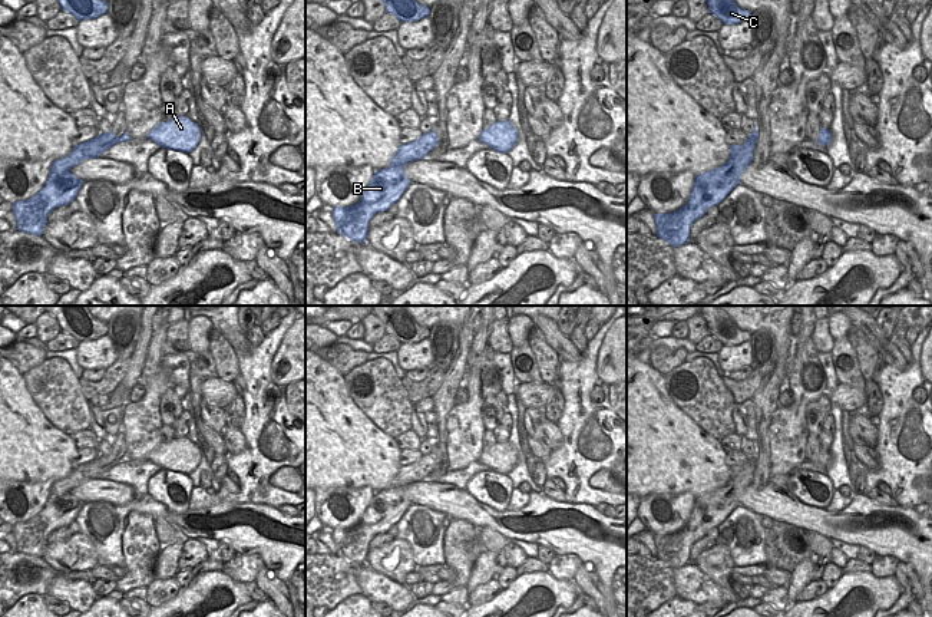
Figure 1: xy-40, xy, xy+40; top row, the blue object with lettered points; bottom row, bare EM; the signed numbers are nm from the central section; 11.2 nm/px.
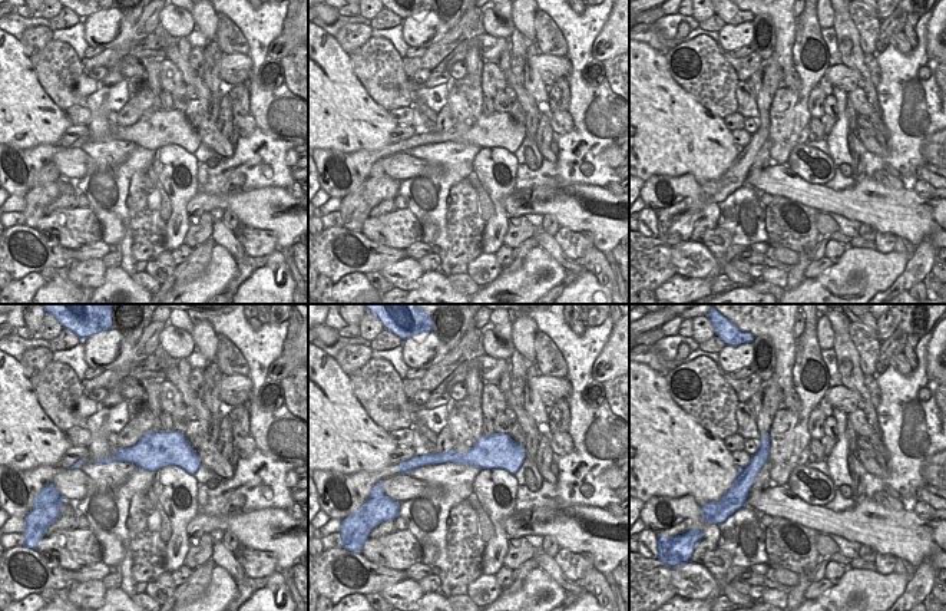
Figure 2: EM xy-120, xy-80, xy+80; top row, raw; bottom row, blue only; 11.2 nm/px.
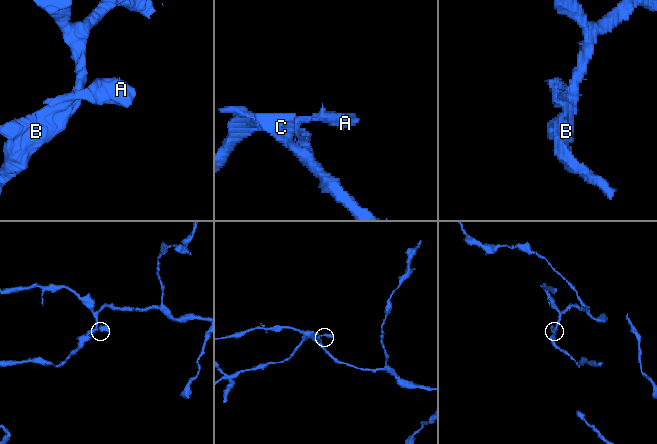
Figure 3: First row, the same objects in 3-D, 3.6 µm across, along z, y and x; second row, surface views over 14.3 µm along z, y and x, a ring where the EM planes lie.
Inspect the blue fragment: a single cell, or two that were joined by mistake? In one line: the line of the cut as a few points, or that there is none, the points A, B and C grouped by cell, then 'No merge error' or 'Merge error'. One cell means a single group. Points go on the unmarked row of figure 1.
Split along xy-40 (88, 462), (106, 471). Groups: A / B C. Merge error.

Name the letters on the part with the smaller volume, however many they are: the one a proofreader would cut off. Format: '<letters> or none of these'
A.

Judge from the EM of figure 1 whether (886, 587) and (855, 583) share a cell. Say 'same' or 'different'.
same

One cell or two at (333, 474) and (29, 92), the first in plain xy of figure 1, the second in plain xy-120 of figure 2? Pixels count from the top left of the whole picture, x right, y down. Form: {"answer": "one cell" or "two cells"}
{"answer": "one cell"}

